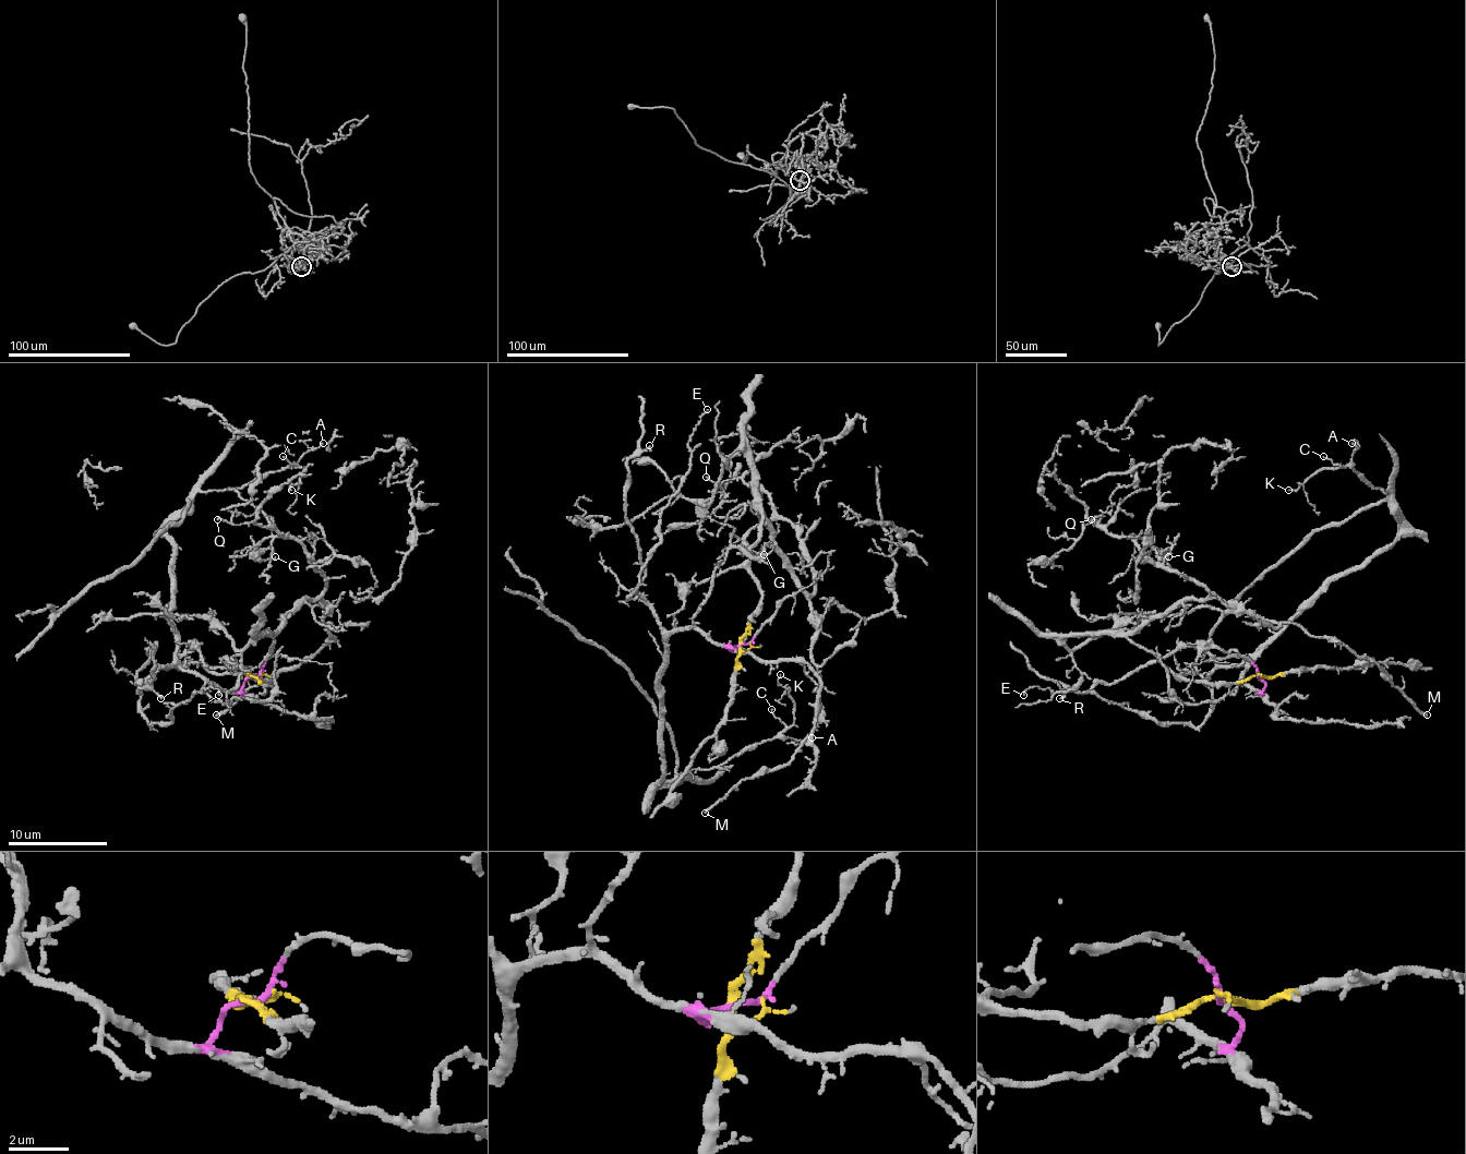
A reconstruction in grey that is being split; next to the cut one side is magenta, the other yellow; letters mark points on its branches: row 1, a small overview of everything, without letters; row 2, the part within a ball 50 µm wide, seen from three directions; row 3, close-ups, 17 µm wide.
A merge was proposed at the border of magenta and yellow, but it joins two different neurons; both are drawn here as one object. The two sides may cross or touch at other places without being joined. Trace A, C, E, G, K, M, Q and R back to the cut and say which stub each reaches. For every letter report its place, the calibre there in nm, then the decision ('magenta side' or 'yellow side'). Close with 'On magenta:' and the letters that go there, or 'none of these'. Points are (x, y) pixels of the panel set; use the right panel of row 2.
A: (1352, 443) | 130 nm | magenta side
C: (1323, 456) | 110 nm | magenta side
E: (1023, 695) | 110 nm | magenta side
G: (1168, 556) | 150 nm | yellow side
K: (1288, 490) | 100 nm | magenta side
M: (1427, 714) | 180 nm | yellow side
Q: (1091, 519) | 130 nm | yellow side
R: (1059, 698) | 160 nm | magenta side
On magenta: A, C, E, K, R

